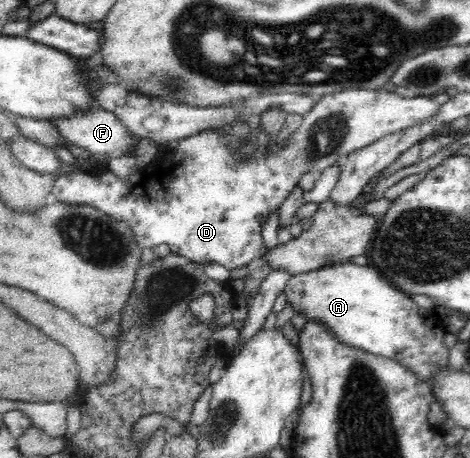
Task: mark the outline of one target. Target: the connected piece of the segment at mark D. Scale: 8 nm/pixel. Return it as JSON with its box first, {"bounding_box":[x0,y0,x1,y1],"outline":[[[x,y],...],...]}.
{"bounding_box":[50,88,439,269],"outline":[[[351,88],[322,96],[316,104],[303,114],[298,129],[285,140],[282,149],[276,154],[268,150],[251,160],[235,158],[230,144],[222,144],[222,134],[215,130],[201,131],[178,141],[175,152],[166,150],[160,157],[143,167],[135,169],[126,179],[120,179],[107,168],[96,168],[91,172],[73,170],[54,180],[50,199],[69,205],[79,204],[95,207],[117,221],[131,225],[134,242],[143,249],[154,249],[159,245],[169,245],[170,251],[189,261],[217,262],[233,269],[246,266],[259,260],[267,250],[261,231],[267,224],[267,216],[287,200],[291,190],[303,173],[310,171],[319,174],[337,160],[343,160],[354,150],[369,146],[372,142],[393,134],[409,126],[417,126],[439,112],[439,102],[431,97],[417,95],[412,98],[401,97],[395,92]]]}

